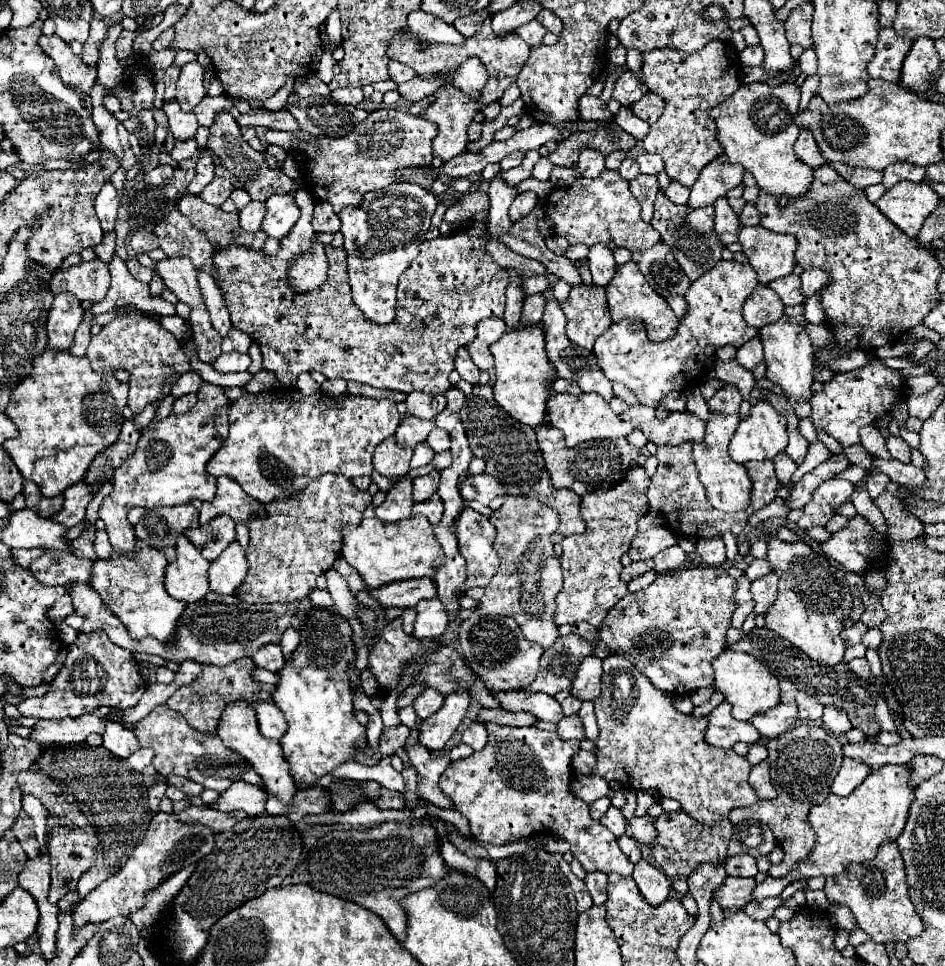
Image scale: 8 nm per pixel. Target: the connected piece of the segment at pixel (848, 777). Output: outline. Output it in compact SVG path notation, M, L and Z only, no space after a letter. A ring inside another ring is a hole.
M844 759L844 763L840 767L840 773L836 775L836 779L832 783L830 793L832 795L850 795L864 781L864 777L868 773L870 773L868 765L864 765L860 761L854 761L854 759Z

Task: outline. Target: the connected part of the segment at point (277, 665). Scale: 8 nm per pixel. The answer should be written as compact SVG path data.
M276 643L262 647L252 659L254 659L256 667L266 669L266 671L280 671L286 665L282 651L280 651L280 645L276 645Z

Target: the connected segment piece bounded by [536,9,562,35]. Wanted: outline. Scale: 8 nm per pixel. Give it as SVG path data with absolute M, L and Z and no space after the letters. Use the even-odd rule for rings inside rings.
M542 9L542 13L536 17L550 33L560 33L562 31L562 21L560 21L560 17L556 17L554 13L550 13L548 9Z

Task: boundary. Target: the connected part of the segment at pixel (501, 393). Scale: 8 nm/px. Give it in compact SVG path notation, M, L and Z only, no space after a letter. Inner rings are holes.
M530 325L506 331L496 343L490 345L490 353L496 361L496 383L492 389L498 405L504 407L516 421L524 425L542 425L546 417L546 399L550 397L550 385L556 379L556 369L546 355L542 327Z

